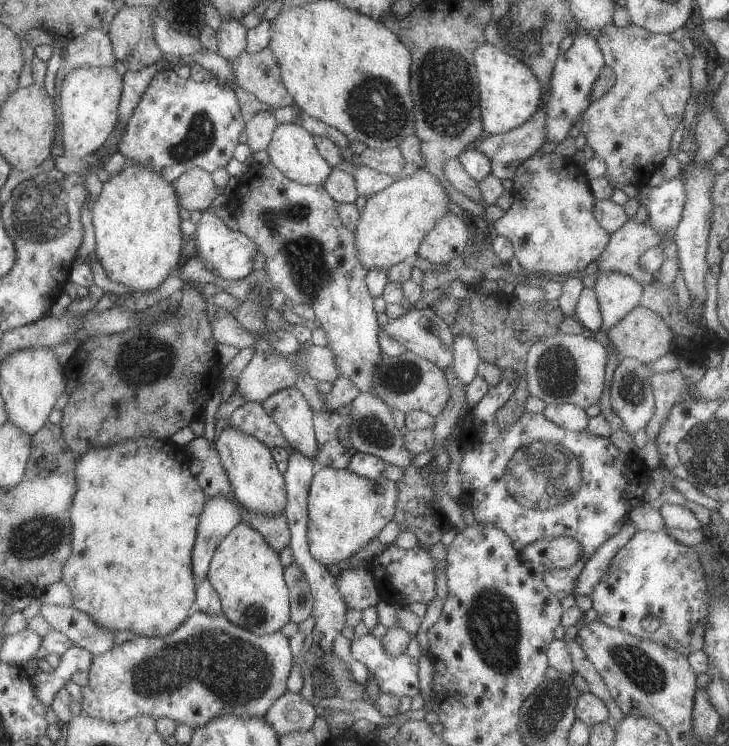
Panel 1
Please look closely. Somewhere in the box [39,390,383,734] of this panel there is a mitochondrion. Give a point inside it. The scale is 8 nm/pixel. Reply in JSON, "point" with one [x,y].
{"point":[235,672]}

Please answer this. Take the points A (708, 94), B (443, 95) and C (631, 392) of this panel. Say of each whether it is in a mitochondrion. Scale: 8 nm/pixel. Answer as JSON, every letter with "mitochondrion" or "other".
{"A":"other","B":"mitochondrion","C":"mitochondrion"}

